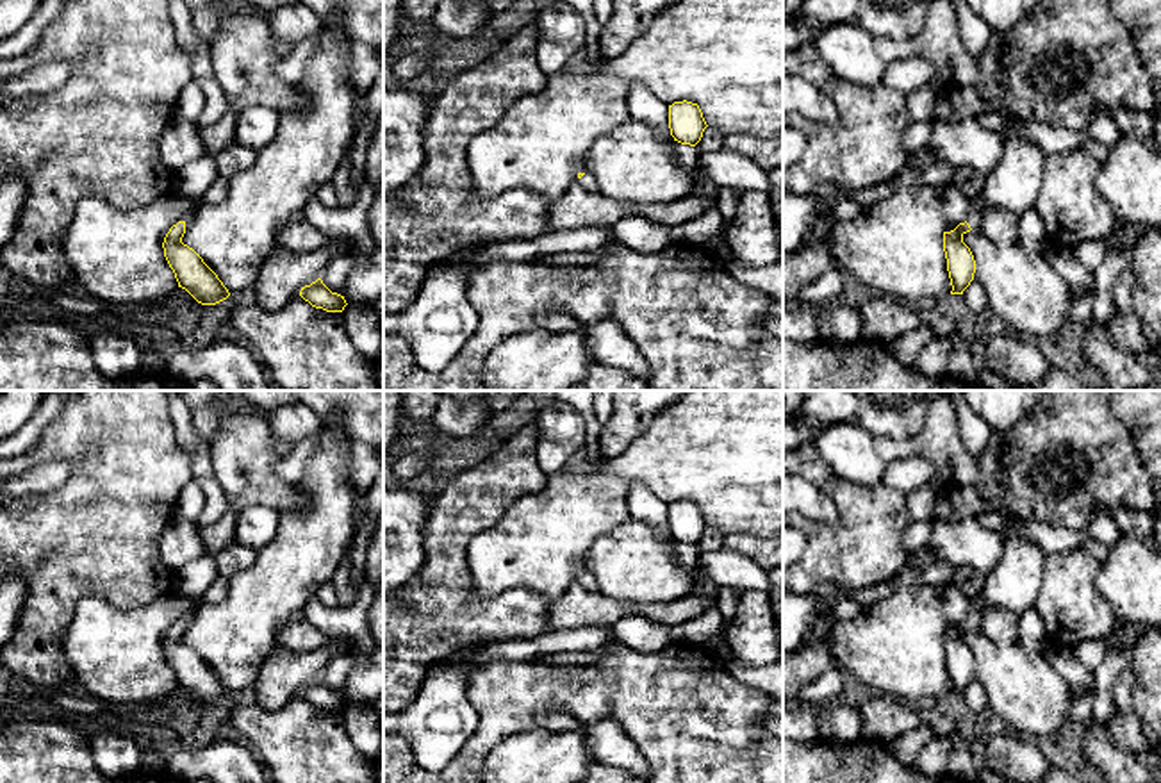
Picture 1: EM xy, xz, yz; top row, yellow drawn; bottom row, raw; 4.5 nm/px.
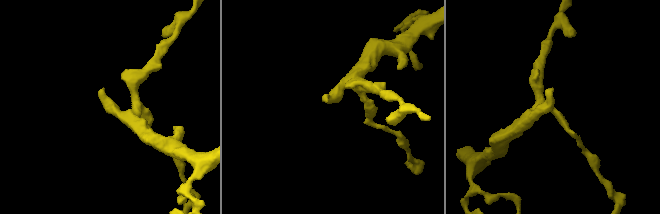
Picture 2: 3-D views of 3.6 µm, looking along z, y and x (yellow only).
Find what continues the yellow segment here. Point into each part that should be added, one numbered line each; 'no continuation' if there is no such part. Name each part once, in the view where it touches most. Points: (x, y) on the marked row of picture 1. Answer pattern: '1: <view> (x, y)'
1: yz (1015, 182)

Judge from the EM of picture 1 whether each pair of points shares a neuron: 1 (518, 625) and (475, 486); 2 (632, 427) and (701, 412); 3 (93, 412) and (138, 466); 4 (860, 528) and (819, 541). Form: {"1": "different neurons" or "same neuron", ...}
{"1": "same neuron", "2": "different neurons", "3": "same neuron", "4": "same neuron"}

